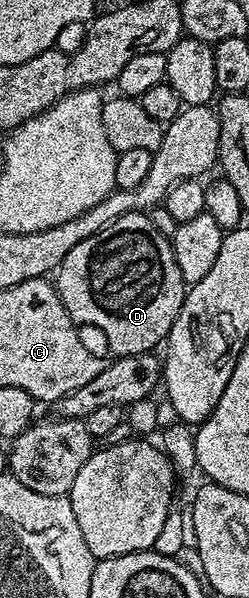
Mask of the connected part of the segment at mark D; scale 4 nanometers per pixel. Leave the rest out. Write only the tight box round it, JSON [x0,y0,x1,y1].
[54,211,186,357]

